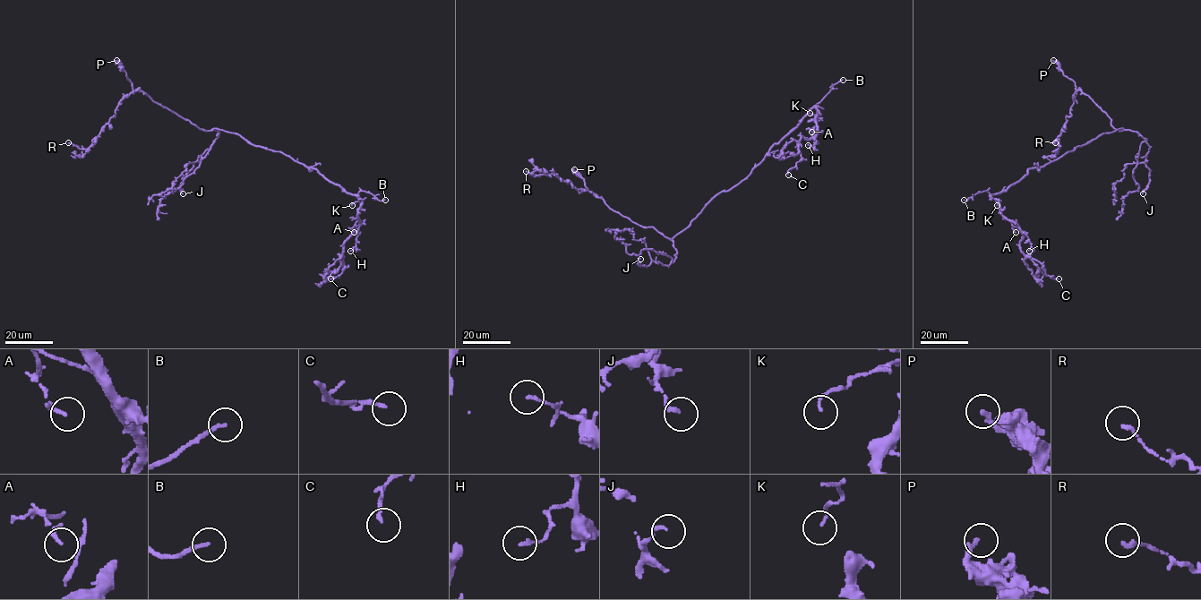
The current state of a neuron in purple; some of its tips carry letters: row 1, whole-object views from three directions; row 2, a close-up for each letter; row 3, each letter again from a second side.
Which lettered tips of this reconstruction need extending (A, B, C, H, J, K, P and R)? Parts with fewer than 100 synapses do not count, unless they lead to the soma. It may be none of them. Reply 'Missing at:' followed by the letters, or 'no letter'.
Missing at: B

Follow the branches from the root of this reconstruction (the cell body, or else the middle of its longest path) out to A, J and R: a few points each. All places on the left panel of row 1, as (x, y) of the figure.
A: (257, 146), (282, 151), (315, 168), (357, 196), (361, 203), (354, 232)
J: (257, 146), (236, 133), (214, 128), (218, 132), (218, 136), (182, 177), (180, 192), (183, 193)
R: (257, 146), (236, 133), (200, 129), (138, 90), (122, 99), (115, 115), (87, 149), (68, 142)

